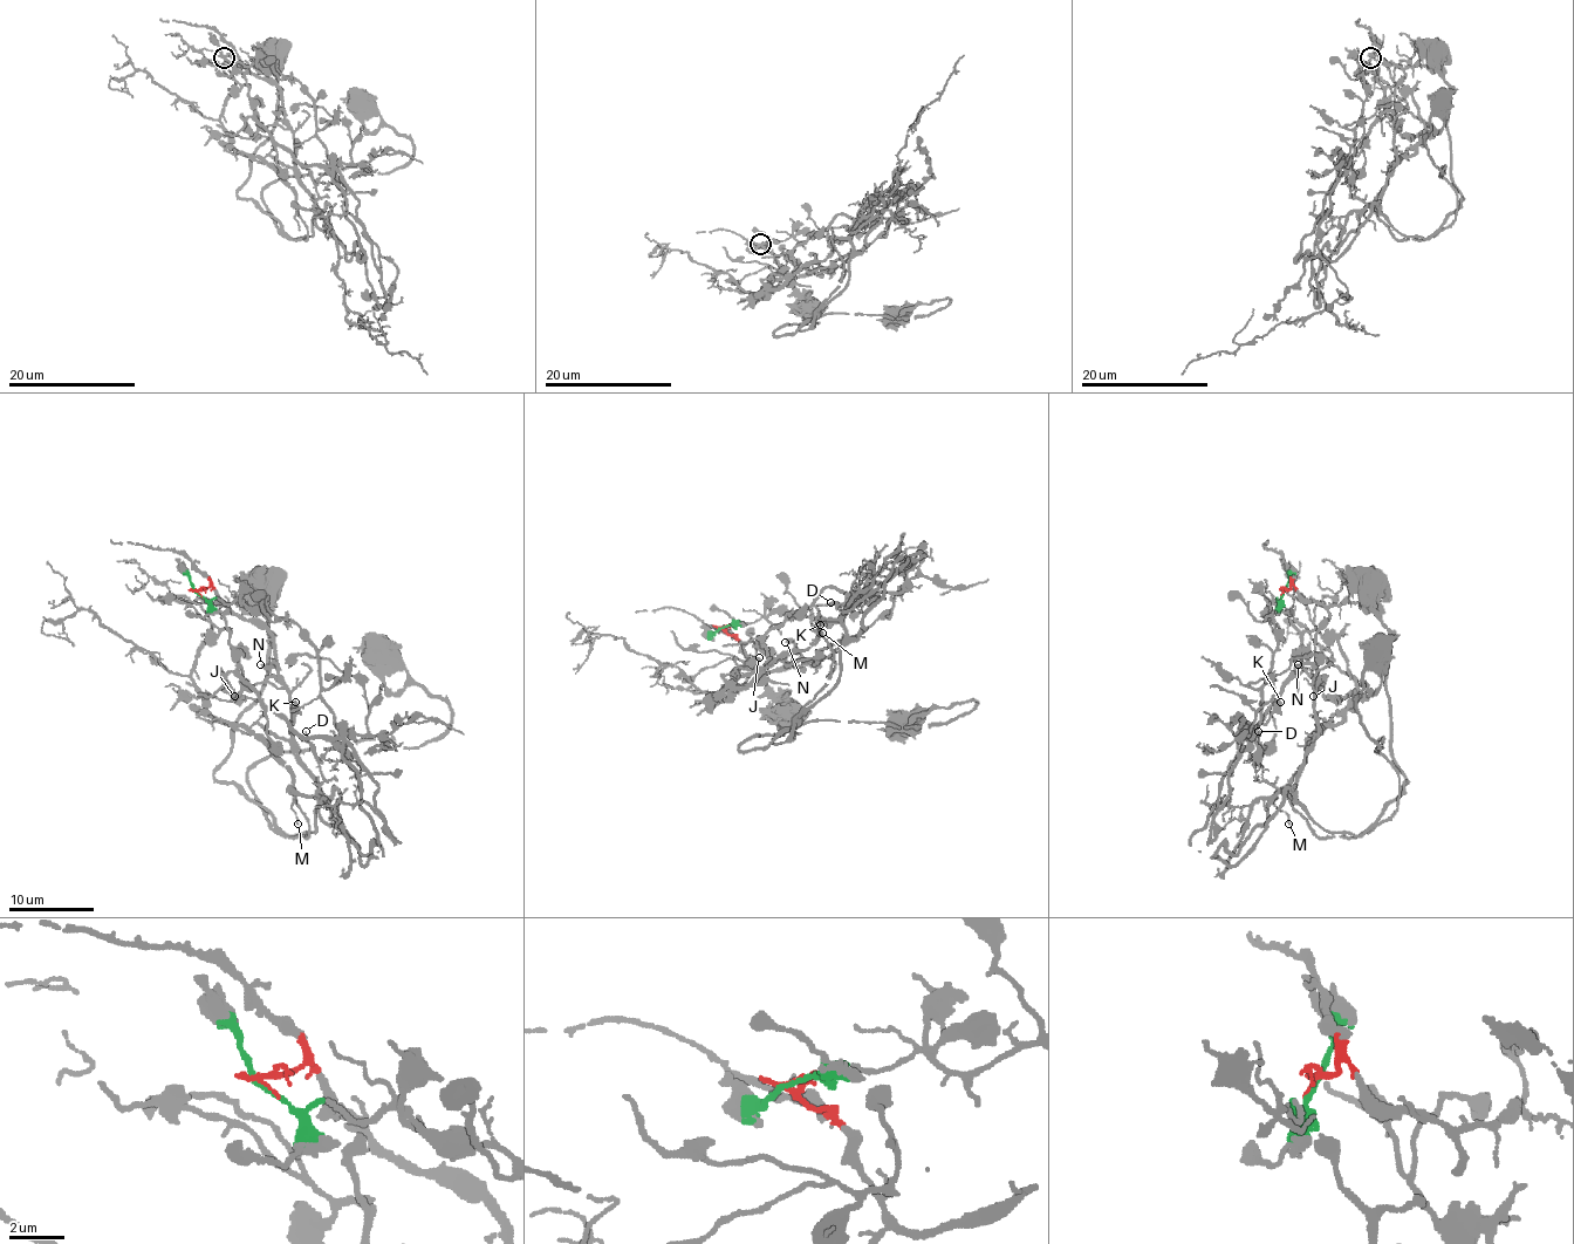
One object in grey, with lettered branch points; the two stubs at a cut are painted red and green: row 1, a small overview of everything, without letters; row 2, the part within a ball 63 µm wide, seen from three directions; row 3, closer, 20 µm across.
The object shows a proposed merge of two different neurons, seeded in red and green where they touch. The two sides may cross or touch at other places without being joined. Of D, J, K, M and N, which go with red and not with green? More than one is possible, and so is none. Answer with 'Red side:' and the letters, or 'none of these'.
Red side: D, N

